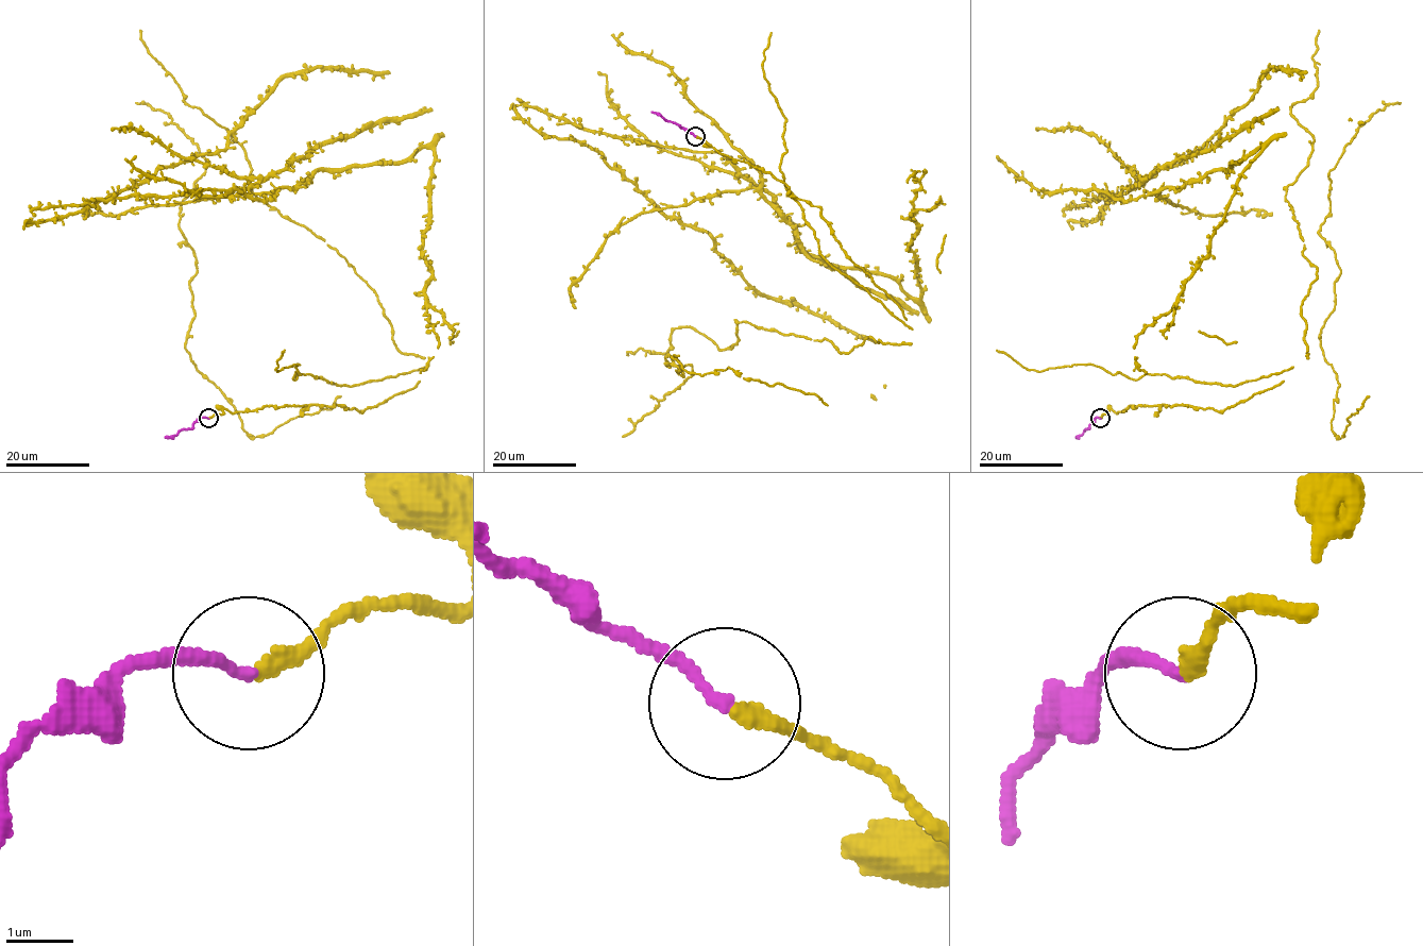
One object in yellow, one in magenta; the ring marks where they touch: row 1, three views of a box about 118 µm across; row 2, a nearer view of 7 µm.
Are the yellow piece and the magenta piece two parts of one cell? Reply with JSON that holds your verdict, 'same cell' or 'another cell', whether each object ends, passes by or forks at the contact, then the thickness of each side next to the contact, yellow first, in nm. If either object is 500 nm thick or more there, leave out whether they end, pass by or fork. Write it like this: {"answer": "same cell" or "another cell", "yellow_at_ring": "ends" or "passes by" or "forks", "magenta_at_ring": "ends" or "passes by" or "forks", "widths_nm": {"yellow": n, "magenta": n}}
{"answer": "same cell", "yellow_at_ring": "ends", "magenta_at_ring": "ends", "widths_nm": {"yellow": 240, "magenta": 170}}

